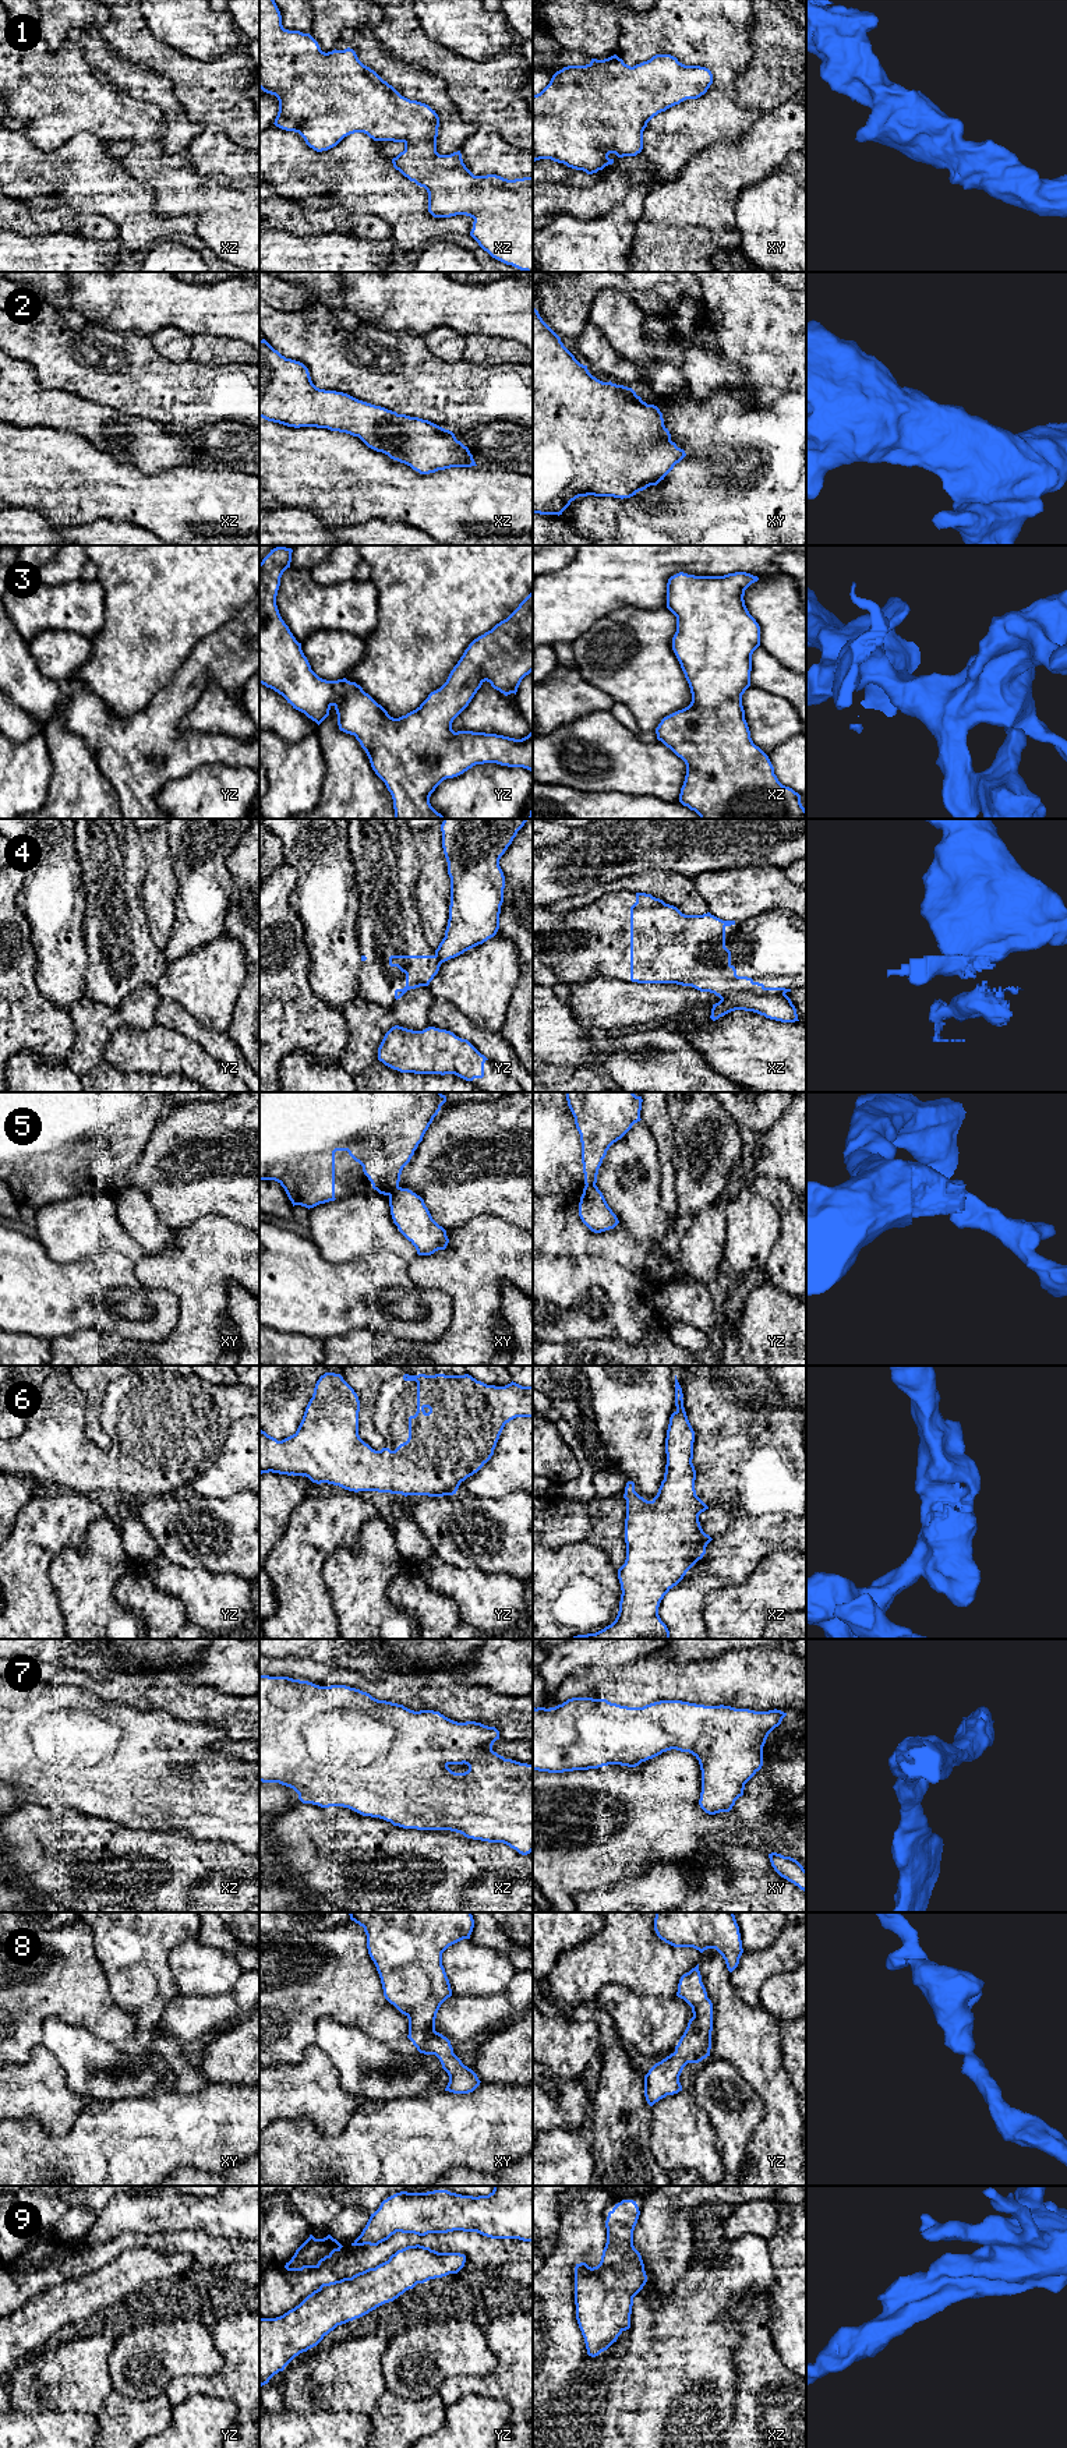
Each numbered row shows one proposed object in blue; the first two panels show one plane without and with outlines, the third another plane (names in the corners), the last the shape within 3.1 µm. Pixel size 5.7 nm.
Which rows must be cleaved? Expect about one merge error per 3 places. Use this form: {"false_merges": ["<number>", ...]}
{"false_merges": ["4", "5"]}

